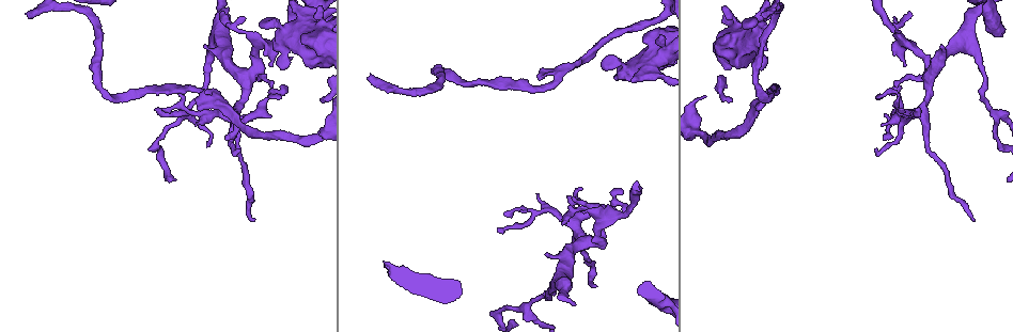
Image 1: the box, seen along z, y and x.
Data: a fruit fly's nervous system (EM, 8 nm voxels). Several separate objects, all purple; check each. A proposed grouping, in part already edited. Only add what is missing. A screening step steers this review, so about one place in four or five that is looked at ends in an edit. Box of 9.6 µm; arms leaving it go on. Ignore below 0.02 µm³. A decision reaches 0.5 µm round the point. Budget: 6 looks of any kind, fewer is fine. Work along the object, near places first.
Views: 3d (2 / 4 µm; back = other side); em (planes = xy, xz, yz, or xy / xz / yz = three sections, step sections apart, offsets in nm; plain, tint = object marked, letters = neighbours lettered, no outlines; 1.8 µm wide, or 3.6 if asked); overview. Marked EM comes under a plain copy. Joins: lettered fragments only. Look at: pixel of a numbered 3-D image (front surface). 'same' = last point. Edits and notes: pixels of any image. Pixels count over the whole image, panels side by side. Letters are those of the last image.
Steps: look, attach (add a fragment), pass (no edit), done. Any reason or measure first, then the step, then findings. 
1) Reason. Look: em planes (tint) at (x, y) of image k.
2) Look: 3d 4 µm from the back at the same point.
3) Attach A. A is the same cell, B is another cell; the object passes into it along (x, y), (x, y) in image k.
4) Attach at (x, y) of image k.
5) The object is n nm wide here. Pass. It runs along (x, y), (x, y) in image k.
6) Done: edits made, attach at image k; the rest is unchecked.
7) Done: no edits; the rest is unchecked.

End of a long branch. Look: em planes (tint) at (27, 14) of image 1.

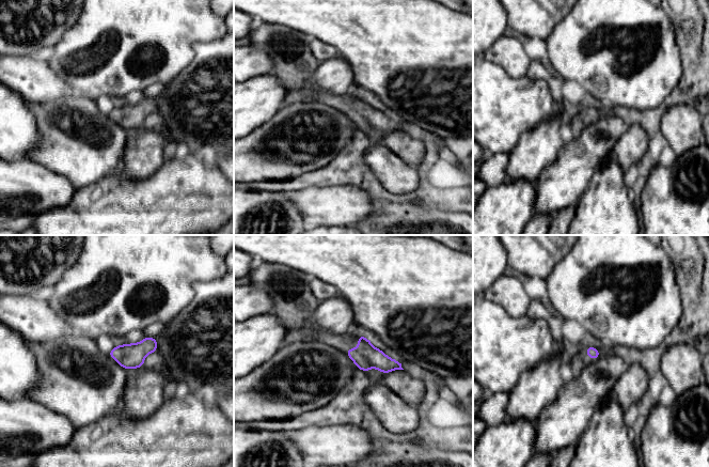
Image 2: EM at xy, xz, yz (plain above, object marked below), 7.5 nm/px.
Look: em planes (letters) at the same point.

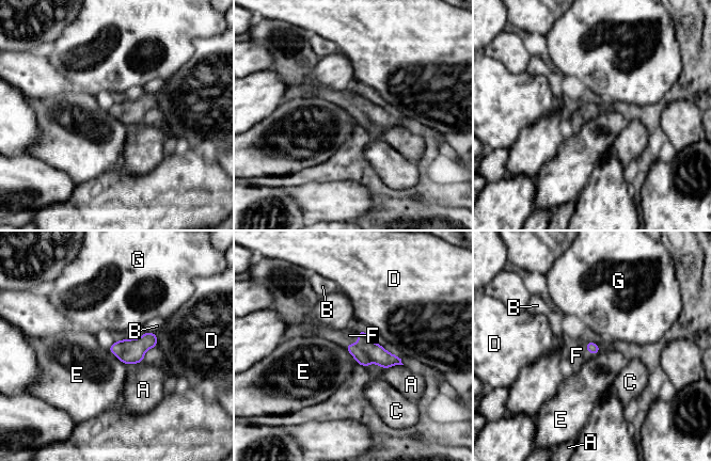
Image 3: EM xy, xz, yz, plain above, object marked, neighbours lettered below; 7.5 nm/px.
The longest contact is with F, 190 nm. Attach F. F is the same cell, A, B, C, D, E and G are other cells; it goes on there.

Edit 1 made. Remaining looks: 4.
Thick end. Look: em 3.6 µm planes (letters) at (739, 67) of image 1.

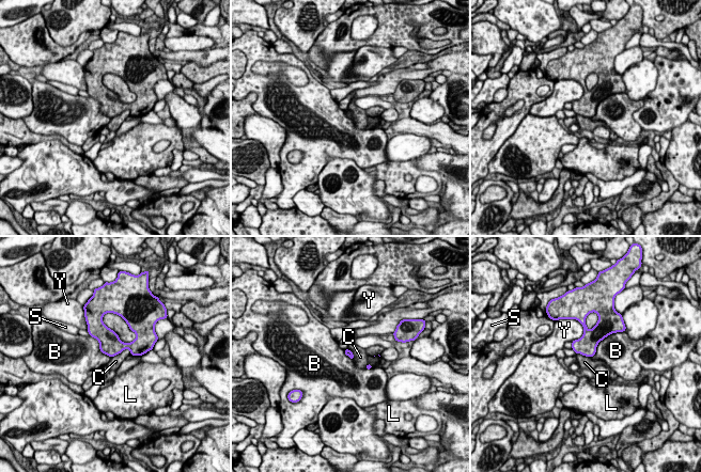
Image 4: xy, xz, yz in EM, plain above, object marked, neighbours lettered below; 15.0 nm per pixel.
Pass. B, C, L, S and Y are other cells; a border runs along (618, 331), (605, 336), (590, 357) in image 4; no lettered fragment goes on from it.

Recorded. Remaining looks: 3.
Branch stops here. Look: em planes (letters) at (540, 79) of image 1.

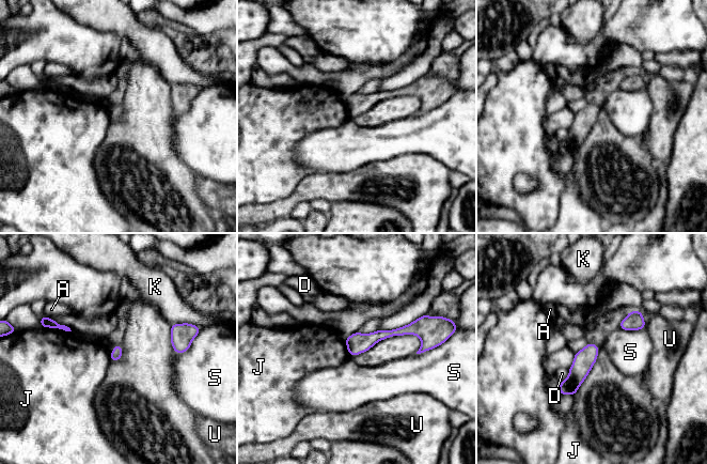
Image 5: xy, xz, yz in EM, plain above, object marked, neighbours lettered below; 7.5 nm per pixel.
Pass. A, D, J, K, S and U are other cells; it runs along (417, 330), (348, 342) in image 5; no lettered fragment goes on from it.

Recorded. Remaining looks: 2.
Done: edits made, attach at image 3; the rest is unchecked.

